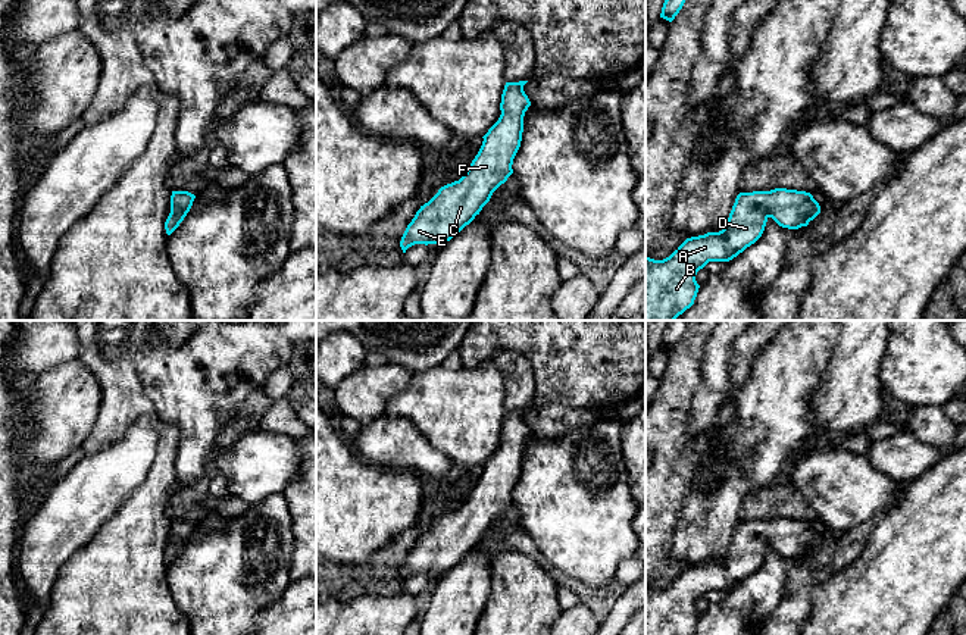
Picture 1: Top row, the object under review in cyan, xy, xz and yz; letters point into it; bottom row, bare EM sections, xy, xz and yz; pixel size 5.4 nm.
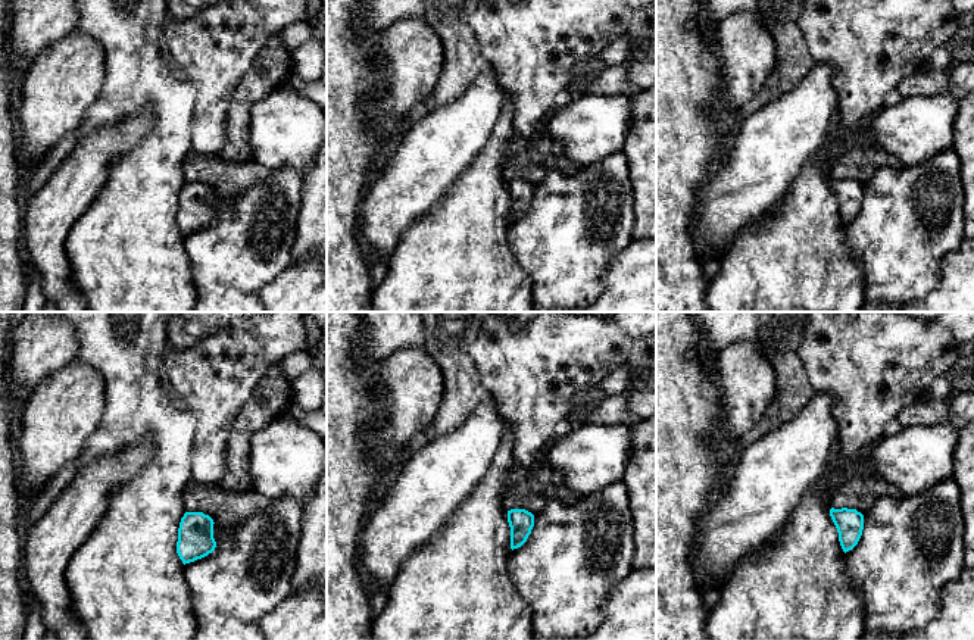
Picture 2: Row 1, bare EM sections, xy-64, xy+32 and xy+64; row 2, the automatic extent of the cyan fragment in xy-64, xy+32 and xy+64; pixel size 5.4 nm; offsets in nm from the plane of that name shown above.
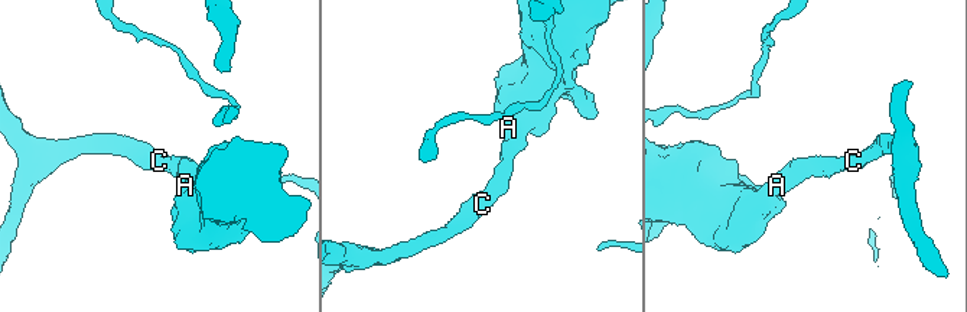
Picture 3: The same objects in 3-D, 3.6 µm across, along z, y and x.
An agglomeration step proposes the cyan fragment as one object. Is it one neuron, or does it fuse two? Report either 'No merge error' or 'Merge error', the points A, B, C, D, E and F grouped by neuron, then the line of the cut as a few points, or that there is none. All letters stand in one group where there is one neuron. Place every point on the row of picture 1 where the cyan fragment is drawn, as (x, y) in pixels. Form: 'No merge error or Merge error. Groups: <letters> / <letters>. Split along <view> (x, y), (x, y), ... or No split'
No merge error. Groups: A B C D E F. No split

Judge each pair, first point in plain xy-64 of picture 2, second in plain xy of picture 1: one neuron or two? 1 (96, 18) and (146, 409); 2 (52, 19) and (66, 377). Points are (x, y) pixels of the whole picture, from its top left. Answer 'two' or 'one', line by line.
1: one
2: two

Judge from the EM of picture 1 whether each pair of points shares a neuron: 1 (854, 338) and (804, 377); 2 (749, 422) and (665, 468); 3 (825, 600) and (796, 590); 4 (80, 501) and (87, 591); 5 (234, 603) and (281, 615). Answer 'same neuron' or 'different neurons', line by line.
1: different neurons
2: different neurons
3: different neurons
4: different neurons
5: different neurons

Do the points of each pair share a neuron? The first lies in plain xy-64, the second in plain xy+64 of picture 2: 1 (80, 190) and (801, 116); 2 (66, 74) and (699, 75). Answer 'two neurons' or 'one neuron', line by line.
1: one neuron
2: two neurons

